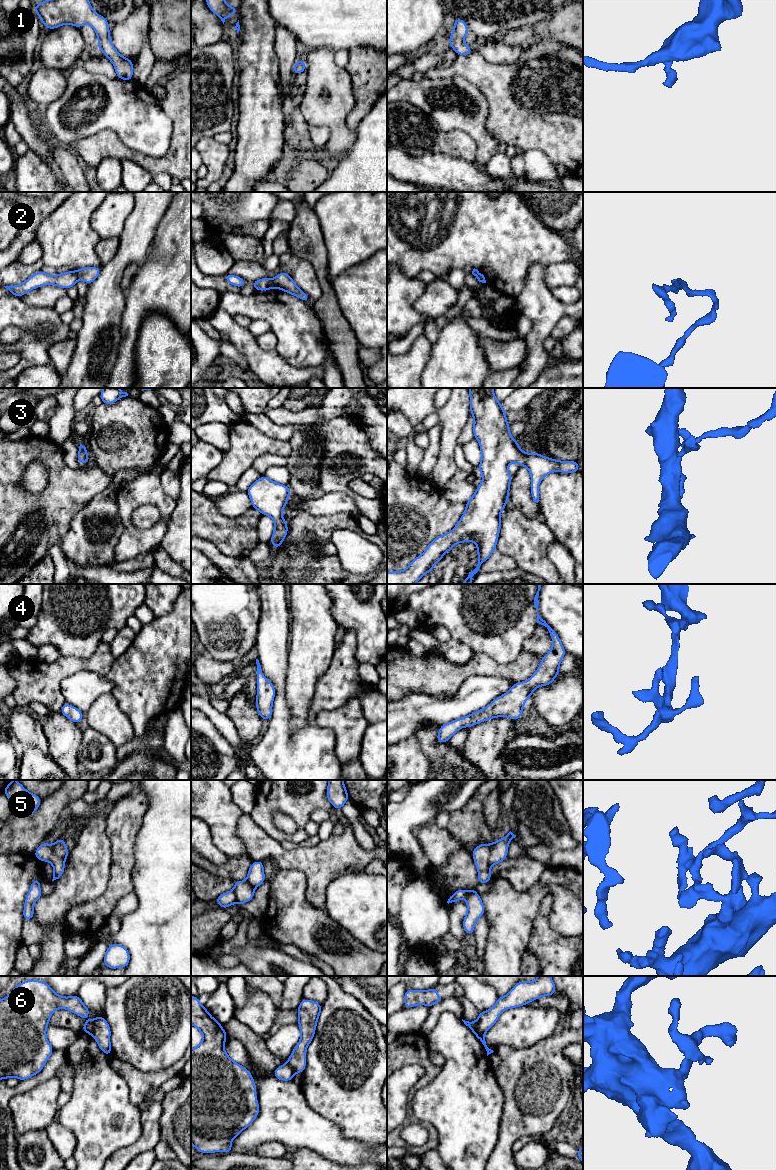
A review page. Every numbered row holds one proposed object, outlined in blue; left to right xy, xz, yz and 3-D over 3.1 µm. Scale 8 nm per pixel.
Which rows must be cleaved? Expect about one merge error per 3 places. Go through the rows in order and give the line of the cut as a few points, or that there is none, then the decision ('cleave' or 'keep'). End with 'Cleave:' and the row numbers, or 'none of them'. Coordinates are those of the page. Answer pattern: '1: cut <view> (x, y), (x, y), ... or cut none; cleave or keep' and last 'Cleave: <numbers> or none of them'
1: cut none; keep
2: cut xz (272, 279), (275, 287); cleave
3: cut none; keep
4: cut none; keep
5: cut none; keep
6: cut yz (477, 1020), (477, 1029), (483, 1034); cleave
Cleave: 2, 6

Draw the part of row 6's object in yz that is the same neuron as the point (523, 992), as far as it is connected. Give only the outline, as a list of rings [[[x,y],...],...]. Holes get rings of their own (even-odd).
[[[538,976],[533,982],[516,983],[507,995],[498,997],[492,1008],[478,1013],[478,1031],[485,1034],[496,1023],[504,1010],[521,1007],[540,997],[551,996],[555,992],[555,983],[550,976]]]

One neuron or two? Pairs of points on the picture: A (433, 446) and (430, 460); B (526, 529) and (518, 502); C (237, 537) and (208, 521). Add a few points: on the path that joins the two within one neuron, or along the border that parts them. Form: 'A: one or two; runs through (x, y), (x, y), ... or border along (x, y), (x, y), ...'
A: one; runs through (432, 449), (430, 457)
B: two; border along (508, 502), (527, 517), (535, 518)
C: one; runs through (230, 535), (215, 528)

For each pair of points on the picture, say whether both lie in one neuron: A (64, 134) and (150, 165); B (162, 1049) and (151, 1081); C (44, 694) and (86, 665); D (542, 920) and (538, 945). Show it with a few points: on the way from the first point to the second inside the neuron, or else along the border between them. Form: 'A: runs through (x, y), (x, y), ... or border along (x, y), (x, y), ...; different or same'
A: border along (100, 131), (79, 138), (70, 147); different
B: border along (176, 1062), (153, 1071), (140, 1071), (131, 1065); different
C: runs through (51, 682), (68, 665), (74, 665); same
D: runs through (541, 926), (541, 939); same

